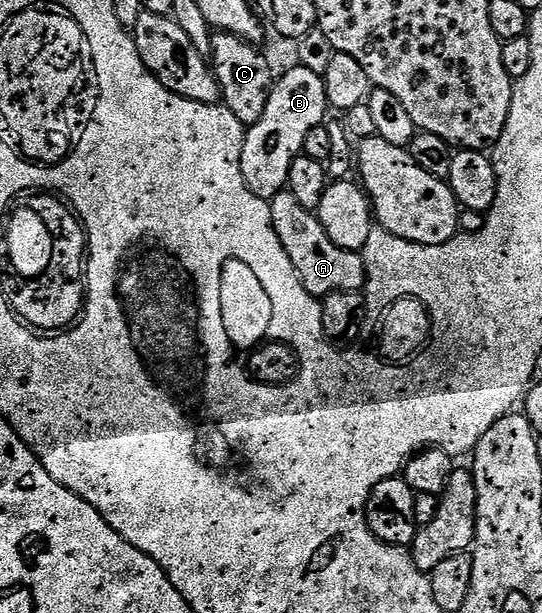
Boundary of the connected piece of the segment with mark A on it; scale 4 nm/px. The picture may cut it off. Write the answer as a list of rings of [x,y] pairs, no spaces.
[[[288,189],[281,190],[272,198],[269,210],[275,233],[309,294],[325,299],[338,294],[335,293],[337,291],[360,292],[365,287],[366,267],[362,254],[358,250],[340,248],[332,243],[316,214],[301,206]]]

